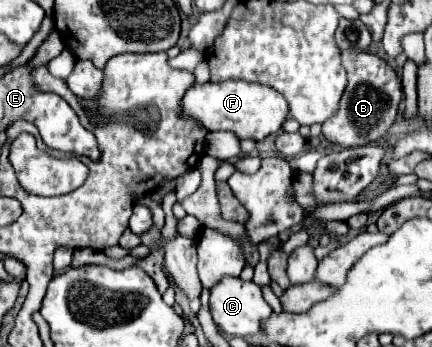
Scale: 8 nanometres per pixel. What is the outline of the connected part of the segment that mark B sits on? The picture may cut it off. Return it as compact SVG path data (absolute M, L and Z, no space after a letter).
M342 52L342 62L348 72L348 86L340 100L340 110L322 126L322 134L330 144L338 146L364 146L382 140L392 128L400 102L402 102L402 82L396 70L382 58L370 52Z

